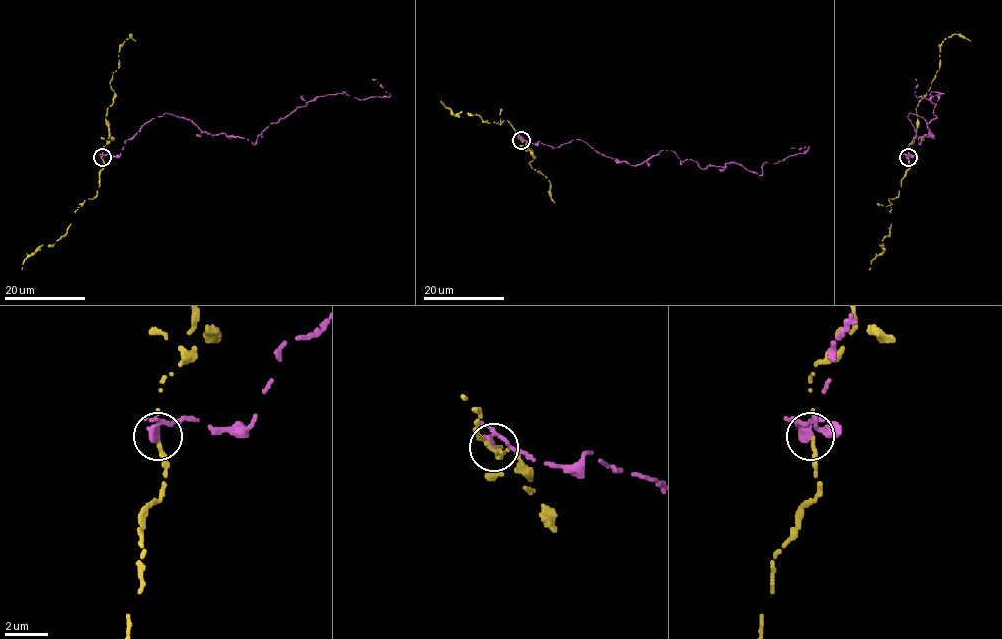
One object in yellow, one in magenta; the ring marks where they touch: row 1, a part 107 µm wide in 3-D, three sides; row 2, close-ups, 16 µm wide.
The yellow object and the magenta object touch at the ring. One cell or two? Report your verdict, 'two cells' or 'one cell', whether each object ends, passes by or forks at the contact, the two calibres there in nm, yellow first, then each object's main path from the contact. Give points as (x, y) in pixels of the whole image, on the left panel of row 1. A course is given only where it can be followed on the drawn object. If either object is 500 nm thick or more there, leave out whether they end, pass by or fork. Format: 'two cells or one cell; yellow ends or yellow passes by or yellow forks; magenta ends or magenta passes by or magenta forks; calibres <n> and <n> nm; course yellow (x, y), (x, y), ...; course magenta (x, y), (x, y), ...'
two cells; yellow ends; magenta passes by; calibres 180 and 240 nm; course yellow (102, 158), (109, 138), (107, 109), (115, 94), (110, 82), (119, 68), (119, 50), (131, 34), (136, 41); course magenta (102, 158), (119, 156), (166, 112), (255, 143), (270, 123), (322, 96), (388, 97), (372, 79)

